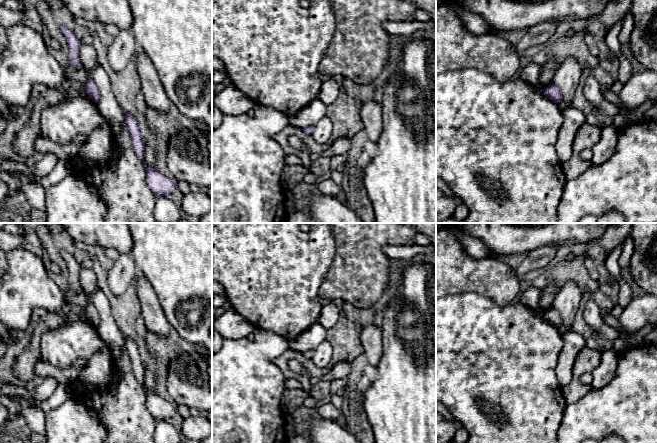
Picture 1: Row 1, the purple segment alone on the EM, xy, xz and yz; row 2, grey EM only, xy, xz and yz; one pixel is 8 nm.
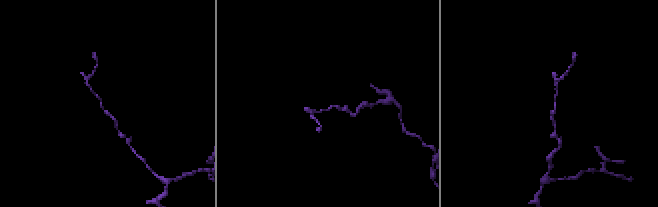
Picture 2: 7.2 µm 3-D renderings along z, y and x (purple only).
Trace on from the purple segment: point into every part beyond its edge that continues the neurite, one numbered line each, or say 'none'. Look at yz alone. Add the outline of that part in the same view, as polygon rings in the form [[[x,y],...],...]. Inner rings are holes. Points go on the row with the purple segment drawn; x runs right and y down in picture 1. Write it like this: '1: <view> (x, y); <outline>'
none

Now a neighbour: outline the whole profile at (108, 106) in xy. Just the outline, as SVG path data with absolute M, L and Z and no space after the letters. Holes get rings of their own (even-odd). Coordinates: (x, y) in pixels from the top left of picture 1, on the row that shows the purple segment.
M102 66L93 67L92 80L100 92L100 99L96 103L99 112L103 117L112 123L112 137L118 138L120 131L125 126L125 111L116 100L112 90L108 74Z

